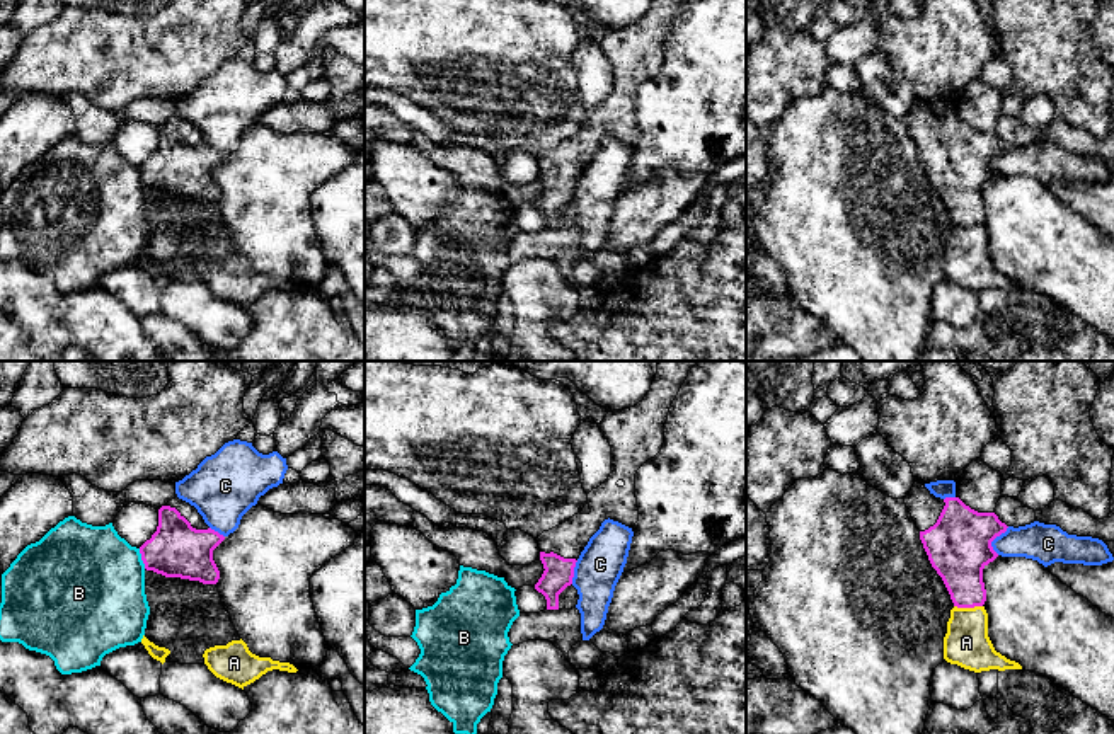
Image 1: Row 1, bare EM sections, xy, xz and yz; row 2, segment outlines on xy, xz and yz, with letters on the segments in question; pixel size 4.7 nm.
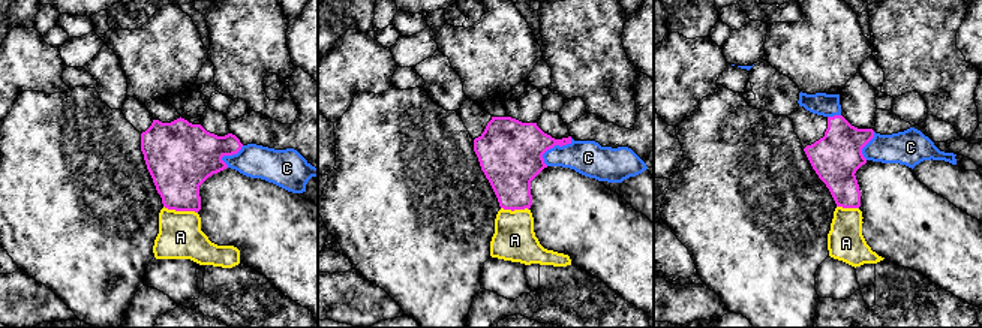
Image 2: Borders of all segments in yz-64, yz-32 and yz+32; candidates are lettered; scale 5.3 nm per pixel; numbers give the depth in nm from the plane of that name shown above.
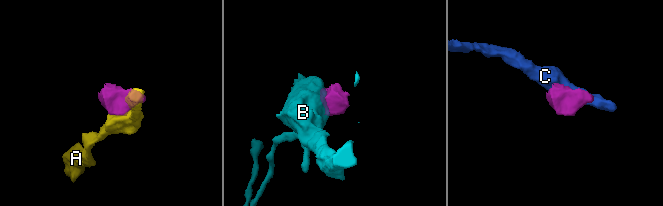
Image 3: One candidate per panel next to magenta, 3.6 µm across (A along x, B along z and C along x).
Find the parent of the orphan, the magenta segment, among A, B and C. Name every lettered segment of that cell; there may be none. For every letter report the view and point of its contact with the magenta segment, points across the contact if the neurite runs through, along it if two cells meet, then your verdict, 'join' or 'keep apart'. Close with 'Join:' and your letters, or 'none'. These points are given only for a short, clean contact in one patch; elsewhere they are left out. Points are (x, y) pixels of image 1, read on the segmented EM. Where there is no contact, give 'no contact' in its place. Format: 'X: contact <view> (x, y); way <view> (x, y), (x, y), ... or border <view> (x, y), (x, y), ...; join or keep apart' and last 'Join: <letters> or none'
A: contact yz (968, 607); border yz (954, 605), (981, 607); keep apart
B: contact xy (142, 559); keep apart
C: contact yz (993, 539); keep apart
Join: none

